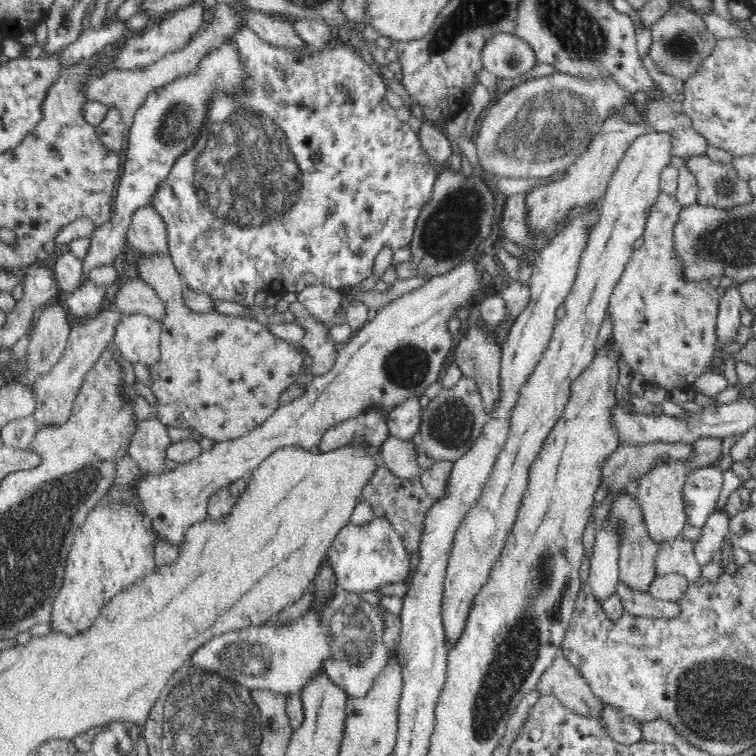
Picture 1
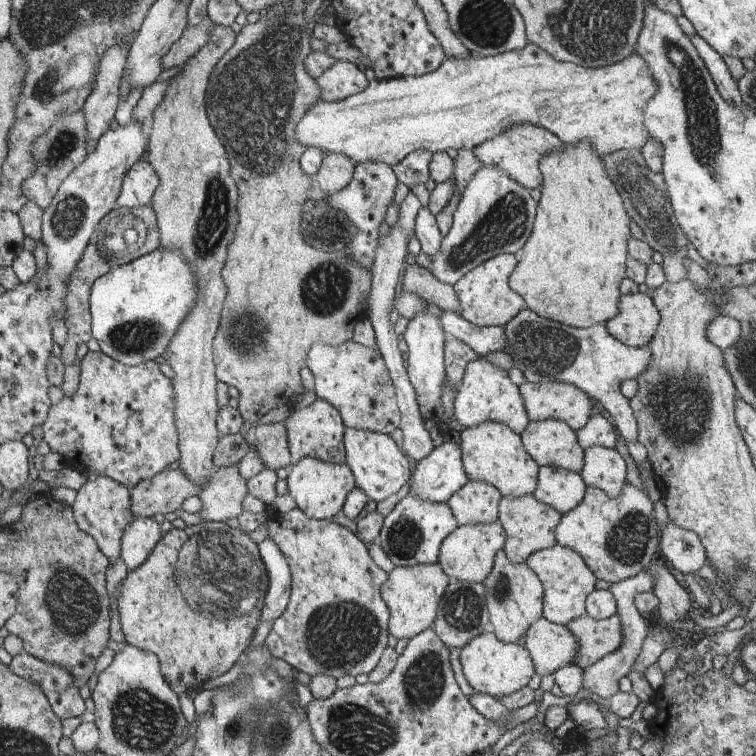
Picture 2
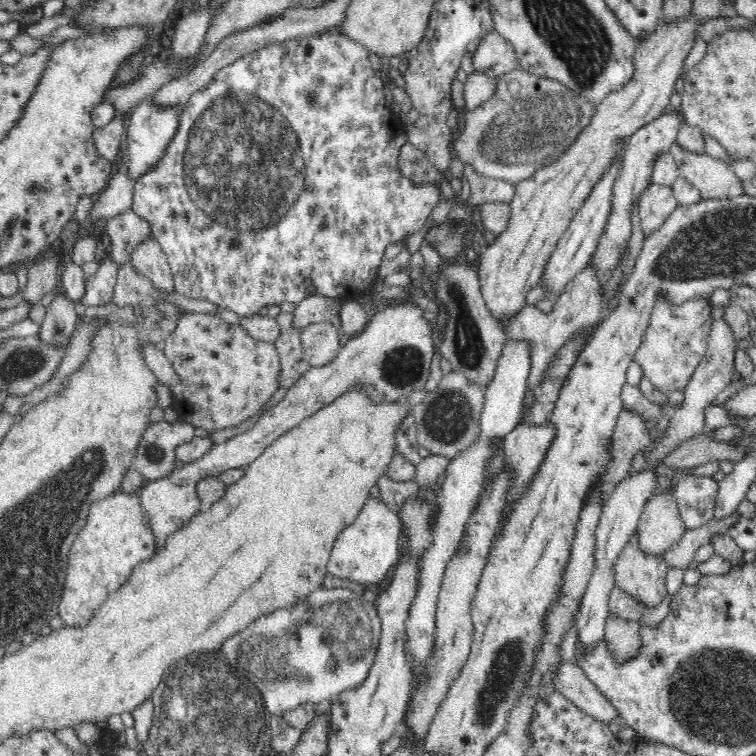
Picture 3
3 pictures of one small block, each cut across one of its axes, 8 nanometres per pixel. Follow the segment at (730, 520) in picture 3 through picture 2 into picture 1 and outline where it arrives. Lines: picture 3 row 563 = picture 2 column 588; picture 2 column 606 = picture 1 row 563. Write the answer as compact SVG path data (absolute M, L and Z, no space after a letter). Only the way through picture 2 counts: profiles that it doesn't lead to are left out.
M681 537L661 545L654 565L656 574L678 573L686 576L690 583L704 581L700 573L701 566L698 565L692 548L693 542Z

